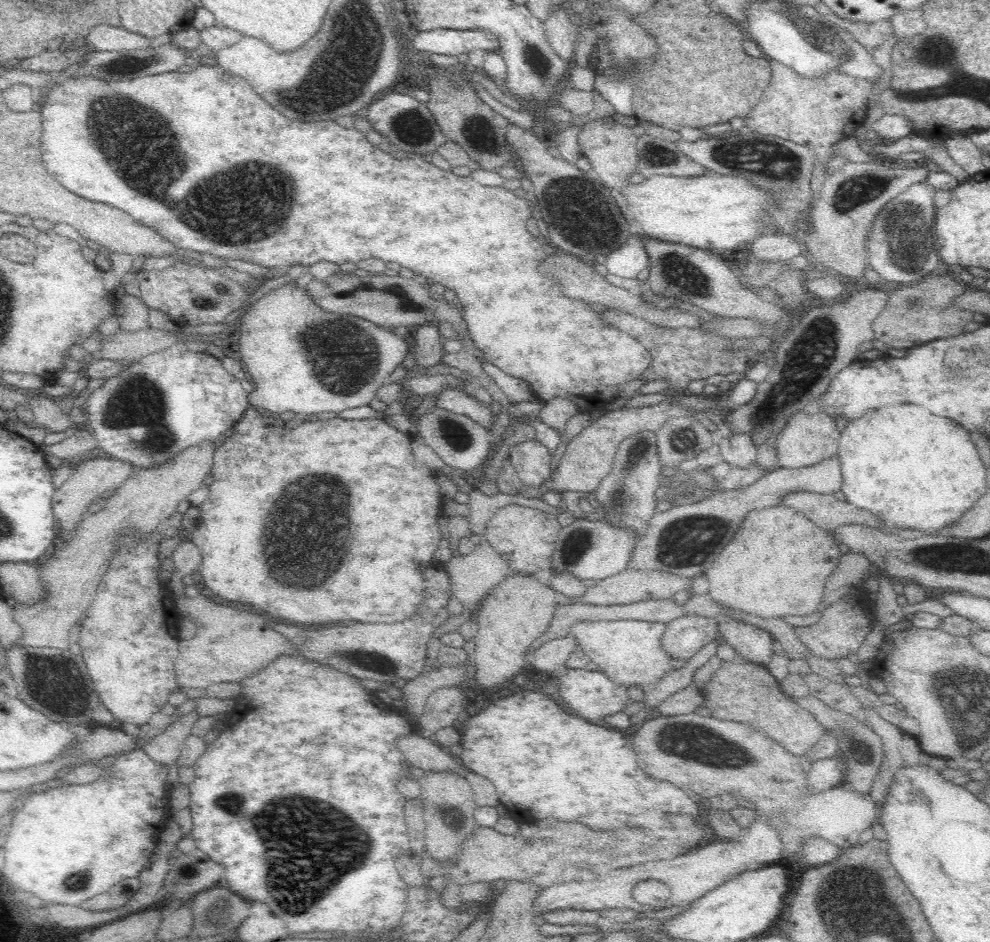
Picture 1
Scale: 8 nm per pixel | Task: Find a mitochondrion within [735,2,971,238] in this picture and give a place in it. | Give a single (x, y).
(817, 33)

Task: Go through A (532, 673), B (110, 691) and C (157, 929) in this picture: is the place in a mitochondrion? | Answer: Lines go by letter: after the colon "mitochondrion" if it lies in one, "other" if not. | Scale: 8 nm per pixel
A: other
B: other
C: other

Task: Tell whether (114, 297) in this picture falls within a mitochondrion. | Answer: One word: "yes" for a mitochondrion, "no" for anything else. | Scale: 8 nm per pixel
no

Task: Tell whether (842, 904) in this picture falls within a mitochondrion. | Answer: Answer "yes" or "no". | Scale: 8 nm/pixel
yes

